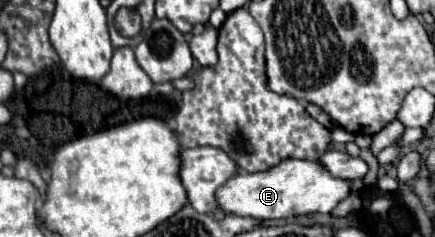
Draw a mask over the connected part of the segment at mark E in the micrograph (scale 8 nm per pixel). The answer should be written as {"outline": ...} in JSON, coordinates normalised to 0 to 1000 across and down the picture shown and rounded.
{"outline":[[[662,667],[621,717],[570,734],[547,726],[501,810],[501,861],[520,903],[584,911],[598,928],[644,928],[699,903],[754,903],[777,852],[805,819],[805,768],[768,751],[731,675]]]}

